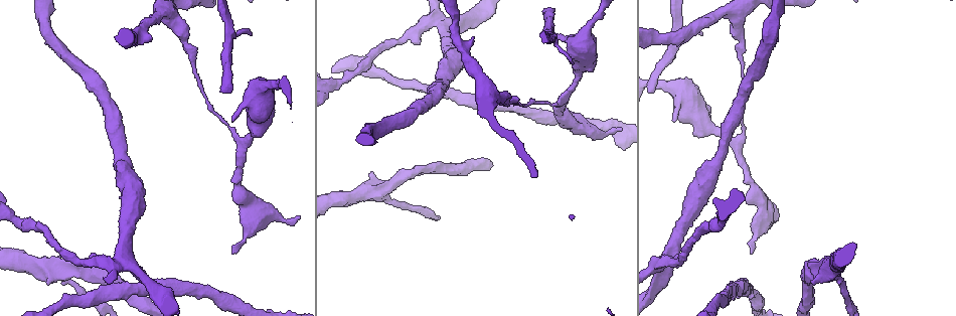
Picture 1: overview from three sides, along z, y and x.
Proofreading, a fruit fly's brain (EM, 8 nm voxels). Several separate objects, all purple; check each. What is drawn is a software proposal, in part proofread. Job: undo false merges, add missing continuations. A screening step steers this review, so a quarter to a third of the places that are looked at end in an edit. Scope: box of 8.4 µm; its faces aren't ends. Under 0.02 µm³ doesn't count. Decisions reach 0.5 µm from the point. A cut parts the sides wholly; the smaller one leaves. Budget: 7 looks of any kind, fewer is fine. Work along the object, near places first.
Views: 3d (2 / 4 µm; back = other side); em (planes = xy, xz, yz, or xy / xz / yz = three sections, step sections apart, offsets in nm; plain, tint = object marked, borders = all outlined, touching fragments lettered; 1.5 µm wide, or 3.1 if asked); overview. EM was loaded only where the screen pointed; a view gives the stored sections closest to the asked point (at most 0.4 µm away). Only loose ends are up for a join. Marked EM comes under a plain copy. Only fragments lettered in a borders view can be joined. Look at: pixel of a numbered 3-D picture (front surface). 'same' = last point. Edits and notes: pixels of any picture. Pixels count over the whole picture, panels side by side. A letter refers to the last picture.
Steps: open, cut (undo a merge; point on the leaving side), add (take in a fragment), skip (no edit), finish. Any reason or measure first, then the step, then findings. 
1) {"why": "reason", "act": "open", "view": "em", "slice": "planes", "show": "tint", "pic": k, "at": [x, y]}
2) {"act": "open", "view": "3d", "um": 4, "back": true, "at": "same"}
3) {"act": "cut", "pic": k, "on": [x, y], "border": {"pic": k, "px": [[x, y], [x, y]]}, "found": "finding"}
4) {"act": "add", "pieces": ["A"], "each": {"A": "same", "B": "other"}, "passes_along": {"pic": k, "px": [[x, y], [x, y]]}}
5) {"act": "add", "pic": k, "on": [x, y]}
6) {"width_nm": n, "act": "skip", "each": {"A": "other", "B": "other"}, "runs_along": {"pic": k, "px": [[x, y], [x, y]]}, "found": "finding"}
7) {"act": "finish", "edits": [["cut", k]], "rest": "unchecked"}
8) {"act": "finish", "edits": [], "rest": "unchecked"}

{"why": "branch stops here", "act": "open", "view": "3d", "um": 4, "pic": 1, "at": [572, 61]}

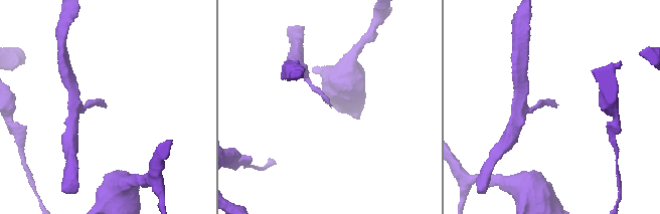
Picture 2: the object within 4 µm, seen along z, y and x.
{"why": "need the tissue", "act": "open", "view": "em", "slice": "yz", "step": 8, "show": "tint", "pic": 2, "at": [554, 107]}

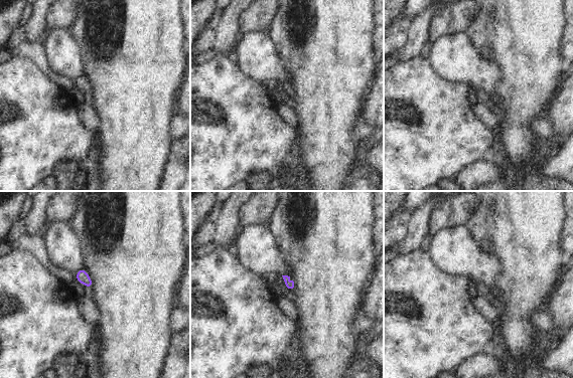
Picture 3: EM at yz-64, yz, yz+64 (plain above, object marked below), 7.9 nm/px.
{"why": "what lies round it", "act": "open", "view": "em", "slice": "yz", "step": 8, "show": "borders", "at": "same"}

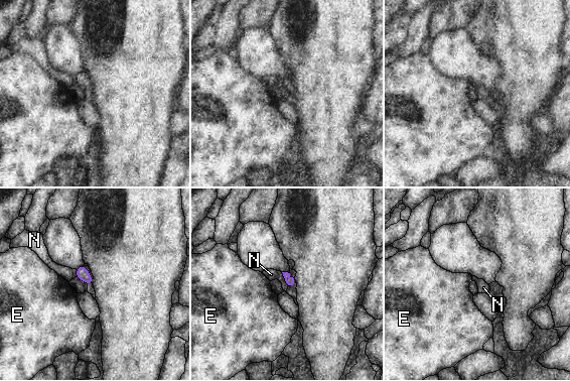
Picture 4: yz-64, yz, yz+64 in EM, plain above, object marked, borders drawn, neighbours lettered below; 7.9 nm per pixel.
{"width_nm": 70, "act": "skip", "each": {"E": "other", "N": "other"}, "border": {"pic": 4, "px": [[281, 272], [288, 285]]}, "found": "no lettered fragment goes on from it"}

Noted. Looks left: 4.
{"why": "calibre changes", "act": "open", "view": "3d", "um": 4, "back": true, "pic": 1, "at": [187, 45]}

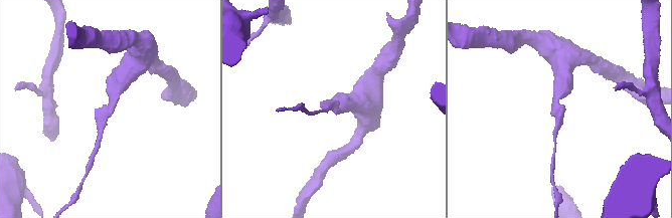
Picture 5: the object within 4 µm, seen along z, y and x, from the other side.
{"why": "need the tissue", "act": "open", "view": "em", "slice": "xy", "step": 8, "show": "borders", "pic": 5, "at": [112, 108]}

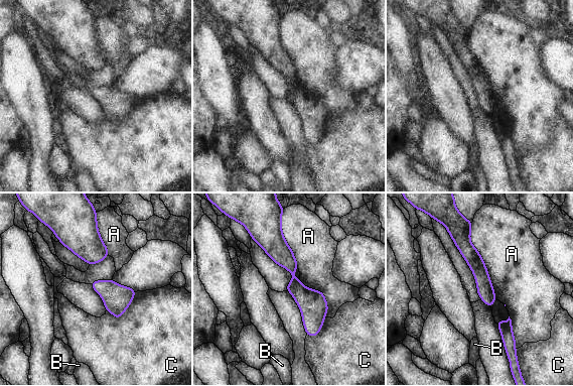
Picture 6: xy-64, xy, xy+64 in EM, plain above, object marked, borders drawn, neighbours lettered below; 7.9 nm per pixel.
{"act": "cut", "pic": 6, "on": [282, 255], "each": {"A": "other", "B": "other", "C": "other"}, "border": {"pic": 6, "px": [[290, 281], [292, 283], [299, 282]]}, "found": "two neurons meet here"}

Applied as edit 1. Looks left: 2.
{"why": "an open end", "act": "open", "view": "em", "slice": "xy", "step": 8, "show": "tint", "pic": 1, "at": [370, 174]}

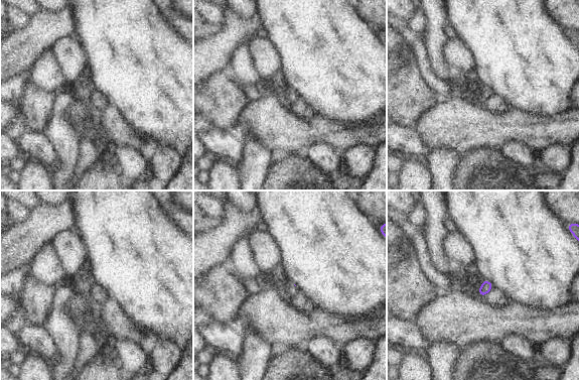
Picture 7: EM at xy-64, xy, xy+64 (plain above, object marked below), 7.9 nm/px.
{"act": "open", "view": "em", "slice": "planes", "show": "borders", "at": "same"}

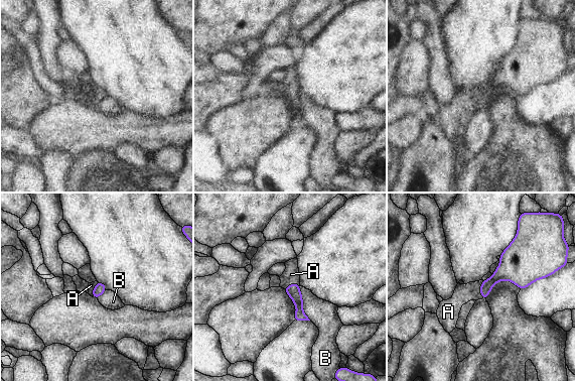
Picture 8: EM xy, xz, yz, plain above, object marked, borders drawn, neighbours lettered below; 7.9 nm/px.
{"act": "add", "pieces": ["A"], "each": {"A": "same", "B": "other"}, "passes_along": {"pic": 8, "px": [[505, 271], [479, 289], [463, 293]]}, "found": "the neuron continues"}

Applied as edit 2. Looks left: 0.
{"act": "finish", "edits": [["cut", 6], ["add", 8]], "rest": "unchecked"}

